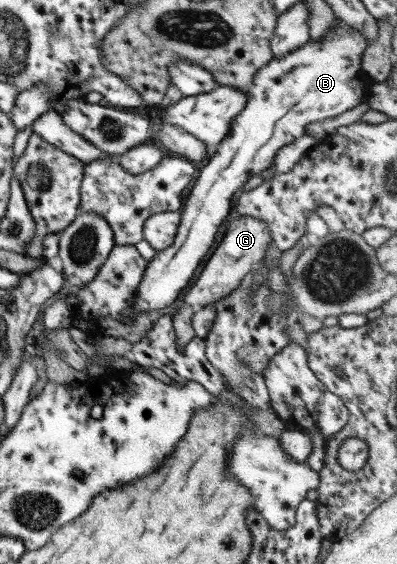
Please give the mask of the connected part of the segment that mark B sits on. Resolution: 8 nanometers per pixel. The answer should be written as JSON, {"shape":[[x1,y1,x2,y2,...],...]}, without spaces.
{"shape":[[344,25,333,27,318,41,308,40,287,54,273,57,255,73,253,82,246,90,245,106,237,113,237,116,233,117,229,132,217,144,207,164,200,168,189,194,185,197,185,204,179,210,180,220,173,243,165,250,157,251,155,256,147,261,141,282,137,286,137,292,134,293,133,304,124,312,124,315,120,316,120,322,130,324,138,312,161,310,176,300,177,294,189,284,193,272,197,270,197,266,201,264,209,248,213,246,219,226,223,225,229,217,233,206,231,204,233,194,238,192,241,185,251,176,257,176,263,170,267,170,273,164,275,153,282,146,305,135,307,124,337,116,346,110,355,108,359,103,367,102,367,95,360,98,355,95,355,86,356,78,362,73,361,55,368,42,363,33,349,26,345,28]]}

